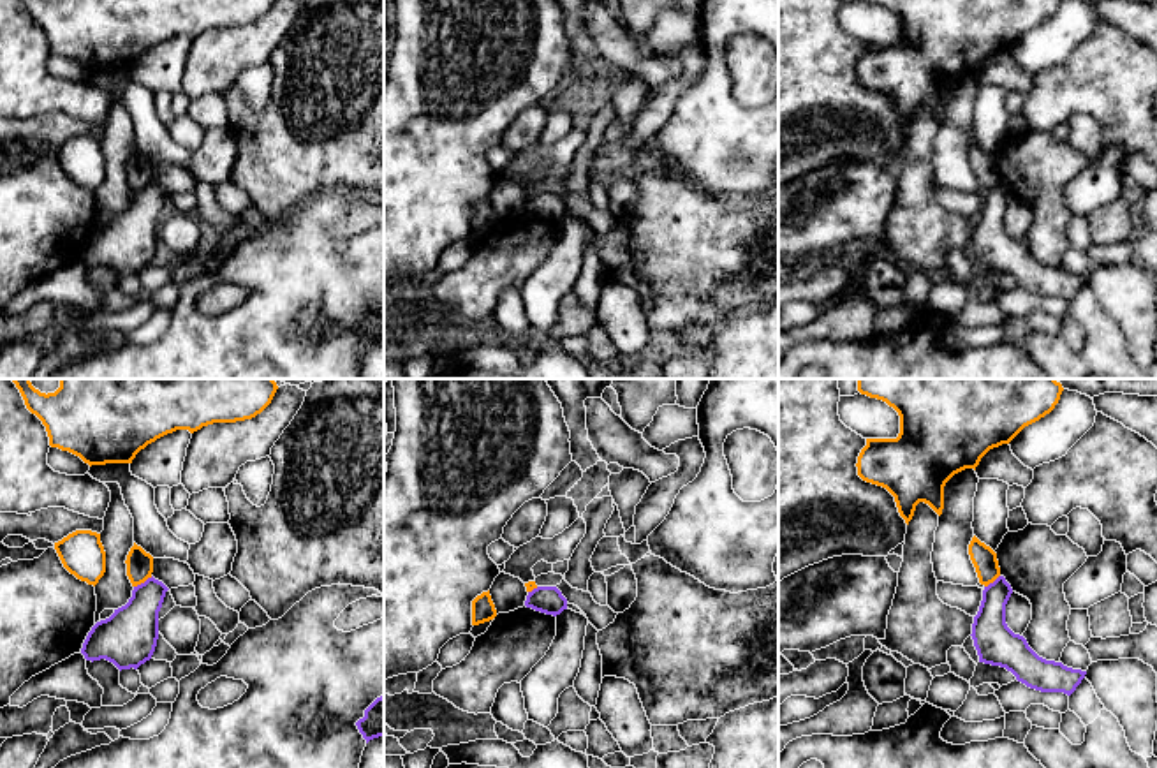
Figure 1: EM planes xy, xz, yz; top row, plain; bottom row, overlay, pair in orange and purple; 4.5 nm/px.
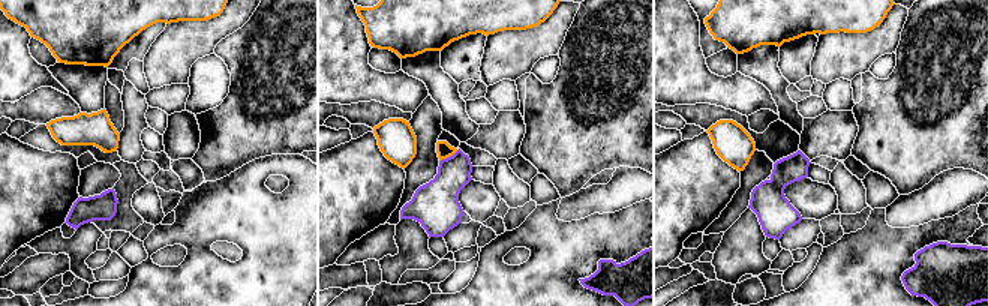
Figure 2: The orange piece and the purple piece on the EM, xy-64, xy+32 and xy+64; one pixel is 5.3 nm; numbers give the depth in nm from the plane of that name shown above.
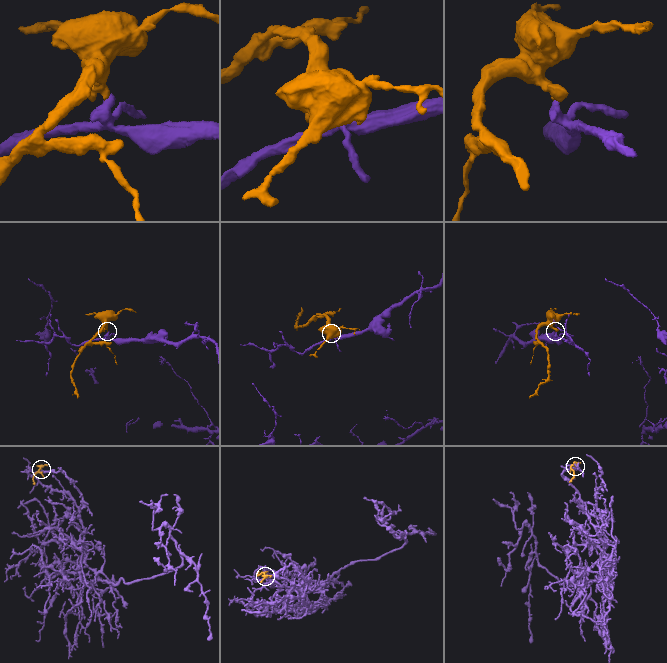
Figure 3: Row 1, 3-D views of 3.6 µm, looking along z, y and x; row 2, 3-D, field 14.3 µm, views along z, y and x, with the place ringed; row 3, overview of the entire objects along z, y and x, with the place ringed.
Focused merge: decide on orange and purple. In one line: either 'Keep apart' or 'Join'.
Keep apart

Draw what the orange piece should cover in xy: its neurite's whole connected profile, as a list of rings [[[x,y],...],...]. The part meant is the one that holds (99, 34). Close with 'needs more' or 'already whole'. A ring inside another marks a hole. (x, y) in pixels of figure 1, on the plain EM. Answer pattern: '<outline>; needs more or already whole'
[[[21,0],[46,32],[49,51],[85,69],[132,69],[136,60],[176,35],[190,39],[213,28],[236,28],[261,19],[275,0]]]; already whole

